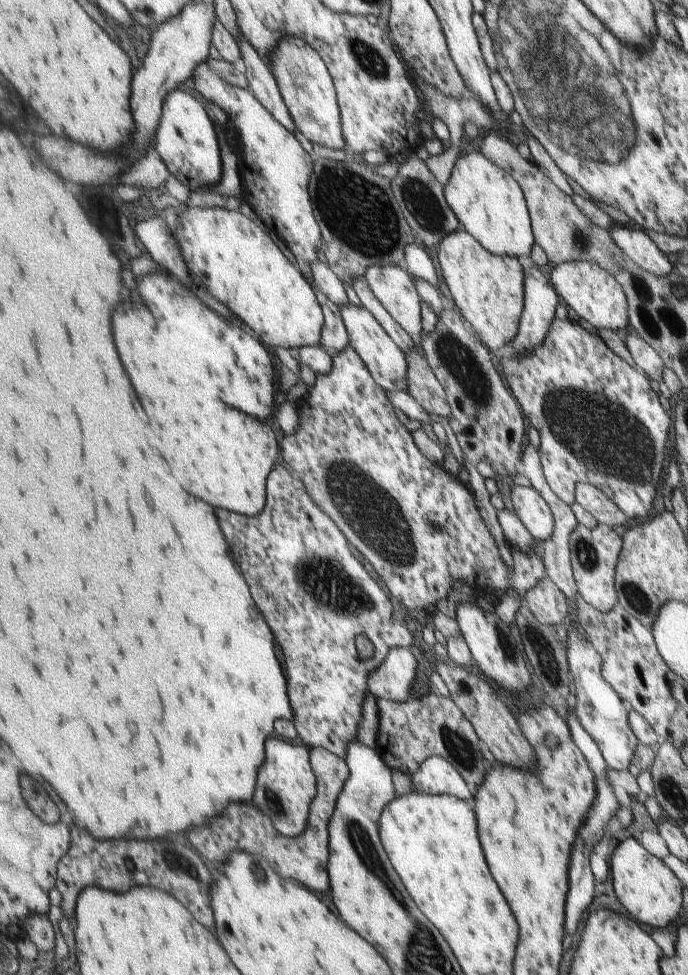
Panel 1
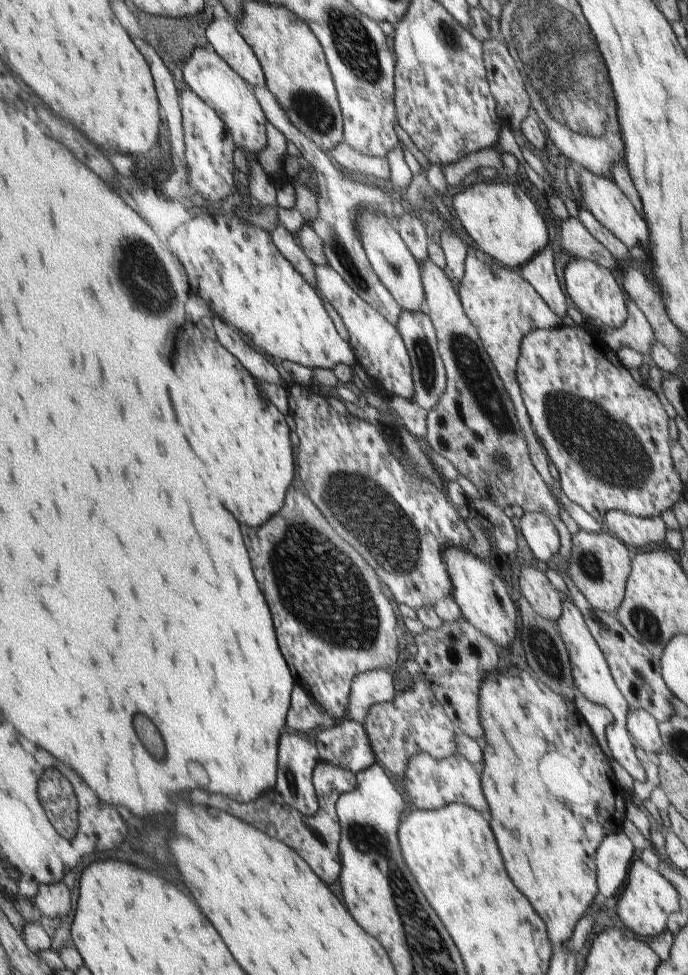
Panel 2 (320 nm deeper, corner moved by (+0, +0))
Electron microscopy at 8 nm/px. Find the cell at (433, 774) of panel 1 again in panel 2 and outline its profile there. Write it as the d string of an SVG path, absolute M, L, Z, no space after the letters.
M429 753L412 756L409 759L403 781L413 808L433 810L442 809L453 803L463 803L476 808L479 812L485 812L485 816L491 814L487 798L483 794L483 776L479 776L473 763L463 755L444 759L438 759Z

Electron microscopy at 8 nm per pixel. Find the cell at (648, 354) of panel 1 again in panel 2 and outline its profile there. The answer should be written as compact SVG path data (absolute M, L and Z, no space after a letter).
M631 299L625 300L625 306L627 306L627 320L614 330L613 336L621 344L637 352L648 353L650 344L654 341L652 328L645 315Z

